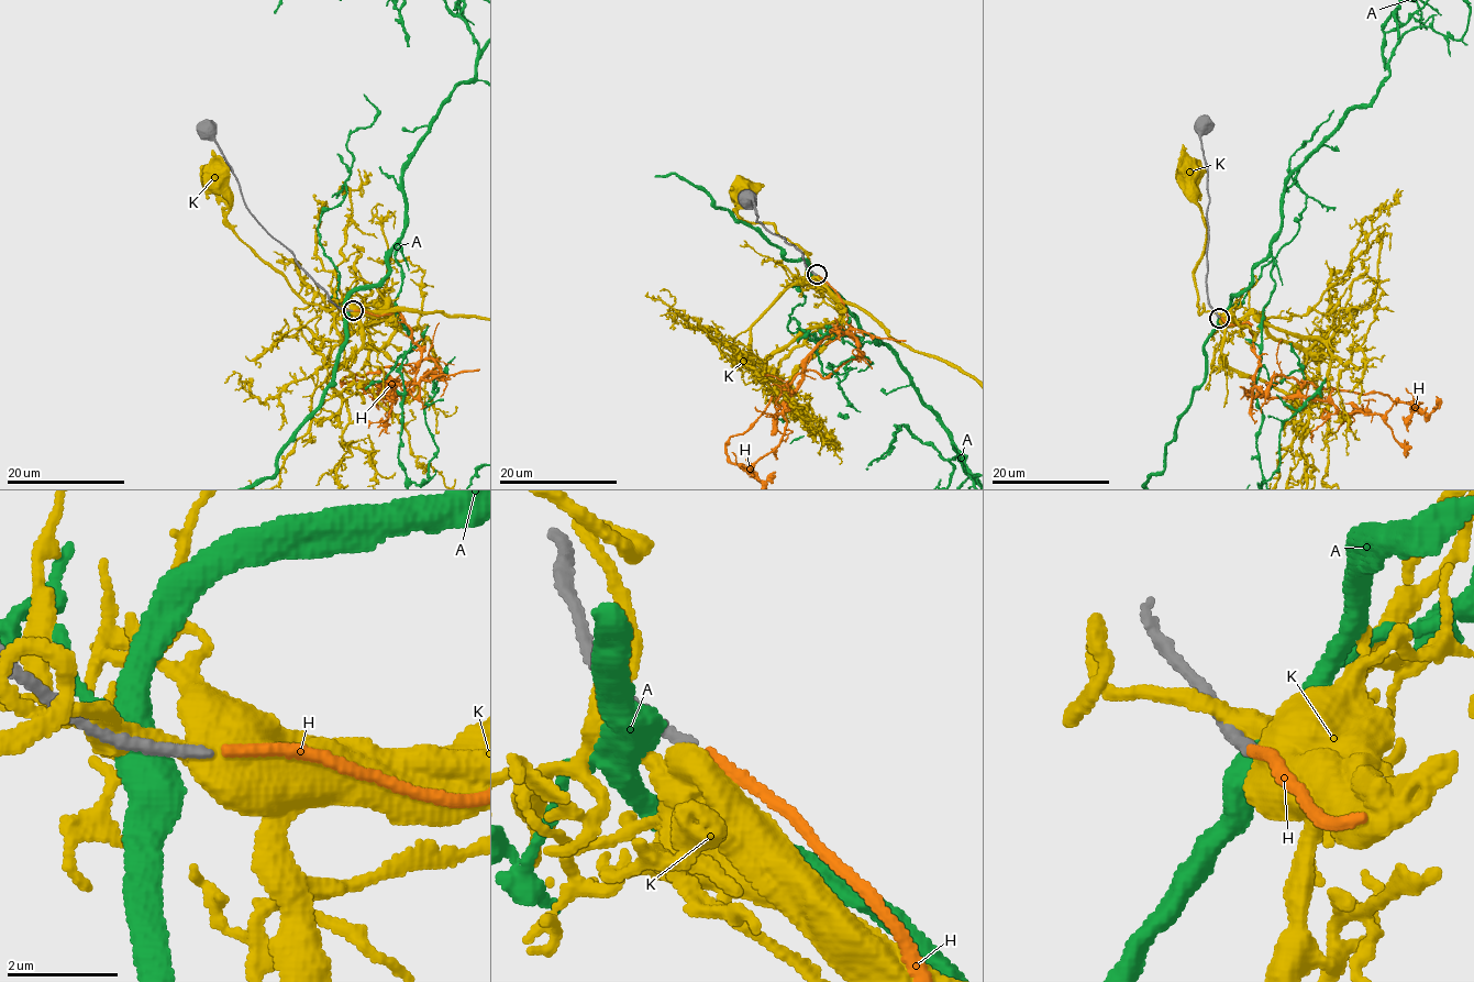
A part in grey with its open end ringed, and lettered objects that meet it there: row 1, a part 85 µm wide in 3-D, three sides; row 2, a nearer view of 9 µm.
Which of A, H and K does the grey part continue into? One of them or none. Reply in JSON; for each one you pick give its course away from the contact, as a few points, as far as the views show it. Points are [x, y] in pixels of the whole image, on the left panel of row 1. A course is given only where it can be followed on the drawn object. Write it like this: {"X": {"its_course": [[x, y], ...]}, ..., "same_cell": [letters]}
{"H": {"its_course": [[354, 311], [396, 310], [419, 346], [414, 383], [438, 374], [423, 359], [342, 382], [403, 394], [429, 368]]}, "same_cell": ["H"]}

